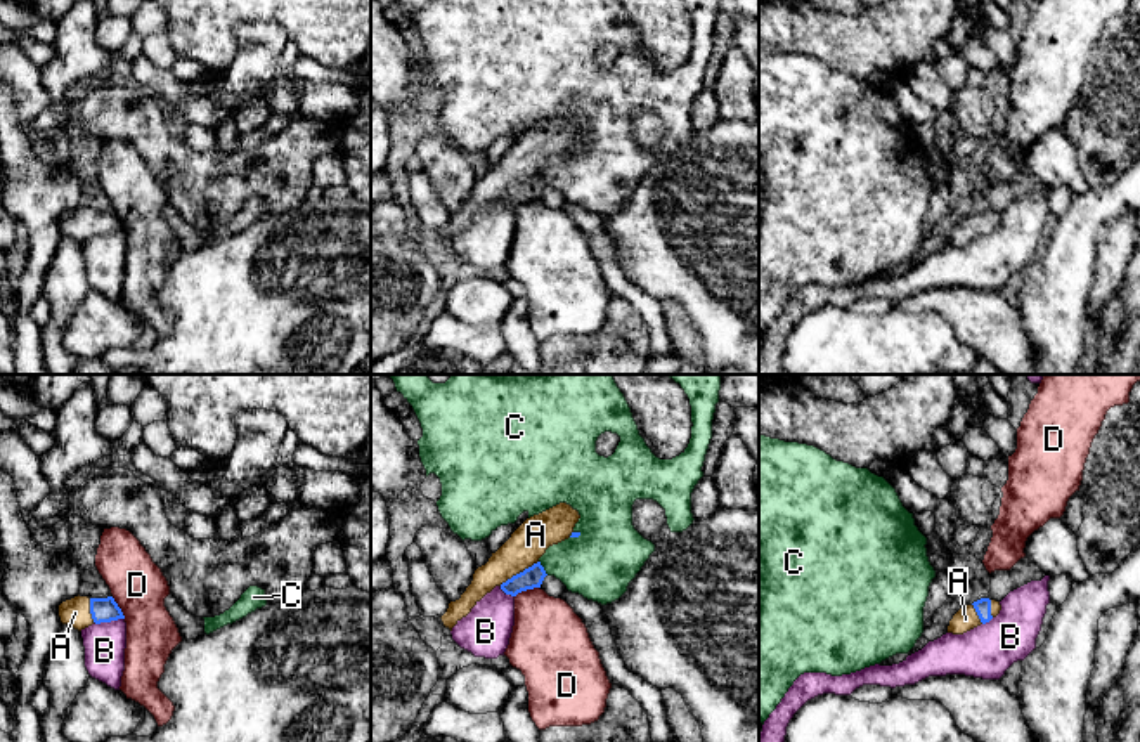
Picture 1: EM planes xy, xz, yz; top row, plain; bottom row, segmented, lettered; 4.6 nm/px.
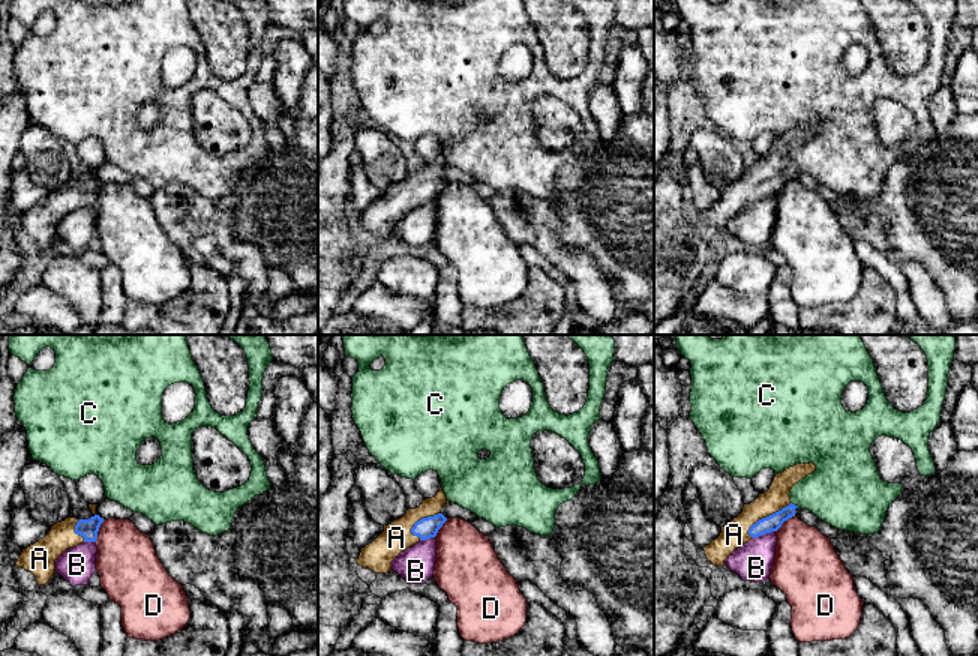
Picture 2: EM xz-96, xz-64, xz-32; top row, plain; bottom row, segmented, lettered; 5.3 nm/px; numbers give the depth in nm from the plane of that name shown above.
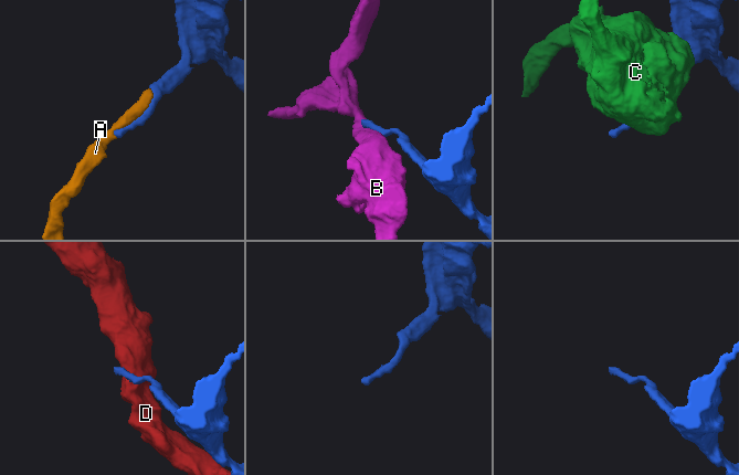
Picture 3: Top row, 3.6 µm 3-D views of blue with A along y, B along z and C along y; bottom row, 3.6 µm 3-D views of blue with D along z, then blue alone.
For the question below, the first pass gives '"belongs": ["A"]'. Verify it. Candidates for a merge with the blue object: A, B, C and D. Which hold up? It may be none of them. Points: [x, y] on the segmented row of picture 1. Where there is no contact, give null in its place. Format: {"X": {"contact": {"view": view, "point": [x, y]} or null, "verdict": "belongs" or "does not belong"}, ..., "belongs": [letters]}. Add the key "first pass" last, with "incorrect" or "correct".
{"A": {"contact": {"view": "xz", "point": [520, 572]}, "verdict": "belongs"}, "B": {"contact": {"view": "xy", "point": [108, 621]}, "verdict": "does not belong"}, "C": {"contact": {"view": "xz", "point": [543, 567]}, "verdict": "does not belong"}, "D": {"contact": {"view": "xz", "point": [527, 588]}, "verdict": "does not belong"}, "belongs": ["A"], "first pass": "correct"}

